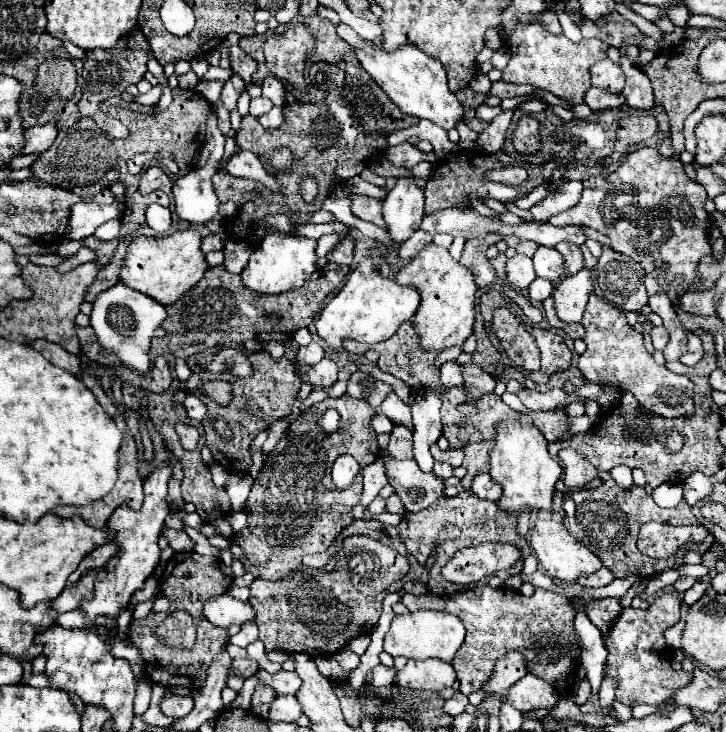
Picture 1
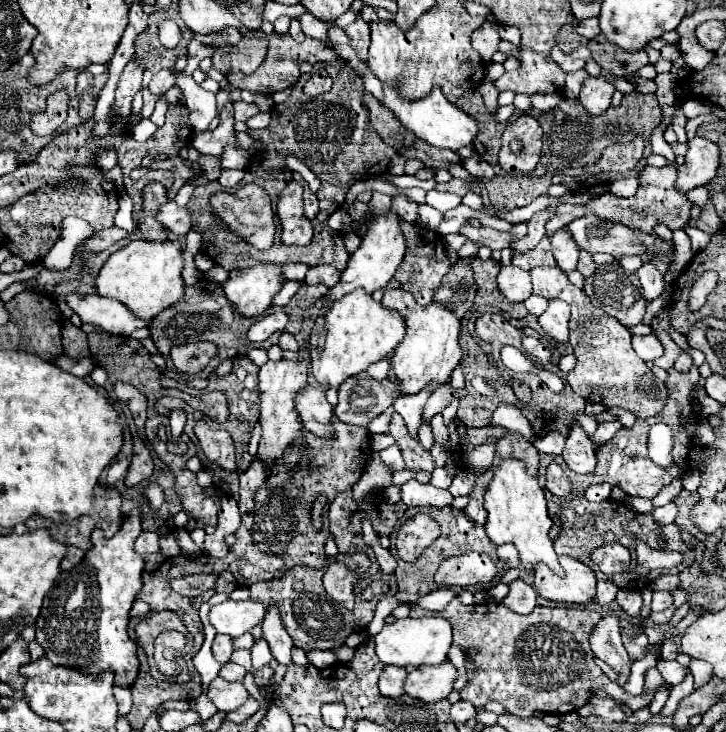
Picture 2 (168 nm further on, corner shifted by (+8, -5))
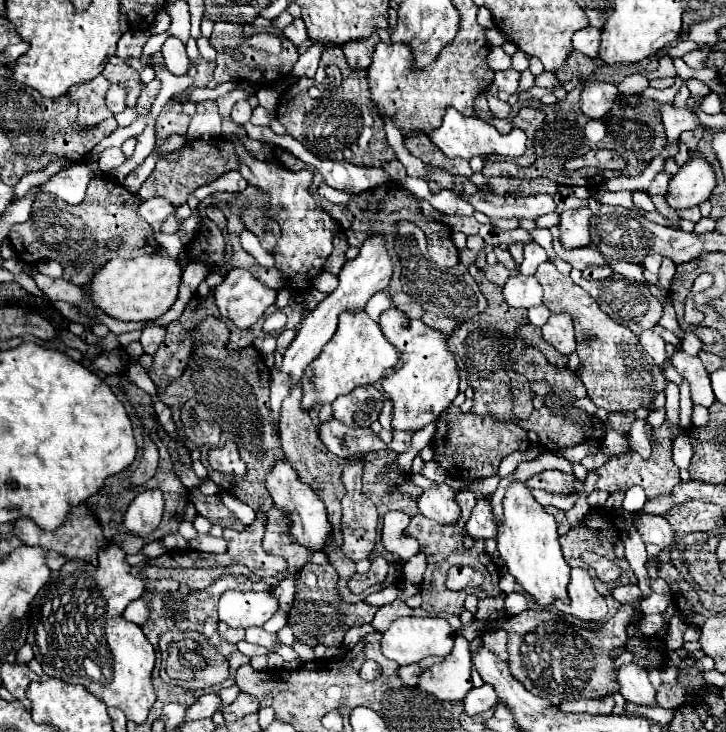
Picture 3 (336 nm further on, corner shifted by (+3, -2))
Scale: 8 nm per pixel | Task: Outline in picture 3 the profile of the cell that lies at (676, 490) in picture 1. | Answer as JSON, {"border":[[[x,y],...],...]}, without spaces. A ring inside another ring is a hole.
{"border":[[[631,486],[631,488],[625,492],[623,510],[627,510],[627,512],[639,512],[645,502],[647,502],[647,496],[645,496],[643,488],[641,488],[641,486]]]}

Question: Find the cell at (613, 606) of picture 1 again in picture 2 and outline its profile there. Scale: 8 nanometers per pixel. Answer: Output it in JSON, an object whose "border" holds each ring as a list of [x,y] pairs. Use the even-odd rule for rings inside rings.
{"border":[[[614,613],[600,619],[600,625],[596,625],[596,633],[592,633],[590,647],[600,661],[614,669],[614,673],[618,675],[618,683],[626,685],[632,661],[622,645],[622,631]]]}

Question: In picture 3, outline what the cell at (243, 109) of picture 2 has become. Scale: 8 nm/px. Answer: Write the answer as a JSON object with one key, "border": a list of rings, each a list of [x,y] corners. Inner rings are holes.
{"border":[[[239,100],[239,102],[233,106],[231,118],[233,118],[237,124],[245,124],[245,122],[249,122],[251,114],[253,114],[253,108],[249,106],[249,102],[247,102],[247,100]]]}

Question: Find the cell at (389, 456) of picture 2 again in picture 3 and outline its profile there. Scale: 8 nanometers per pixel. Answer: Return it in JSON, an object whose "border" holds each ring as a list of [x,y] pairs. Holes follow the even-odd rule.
{"border":[[[331,418],[325,424],[319,424],[319,438],[339,458],[351,458],[355,454],[367,454],[375,450],[389,448],[371,428],[351,430],[345,424]]]}

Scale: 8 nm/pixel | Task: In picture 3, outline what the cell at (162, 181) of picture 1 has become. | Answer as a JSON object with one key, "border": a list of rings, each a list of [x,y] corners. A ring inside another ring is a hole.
{"border":[[[109,176],[93,178],[93,182],[89,182],[87,196],[79,206],[69,206],[67,202],[61,202],[49,194],[41,194],[33,202],[29,220],[11,226],[9,244],[13,242],[11,246],[21,262],[37,264],[41,260],[57,260],[65,268],[65,280],[85,286],[91,282],[97,268],[115,256],[135,258],[159,250],[153,226],[139,216],[136,204],[123,203],[123,198],[133,196]],[[115,236],[121,236],[121,246],[119,250],[109,250],[105,242]]]}

